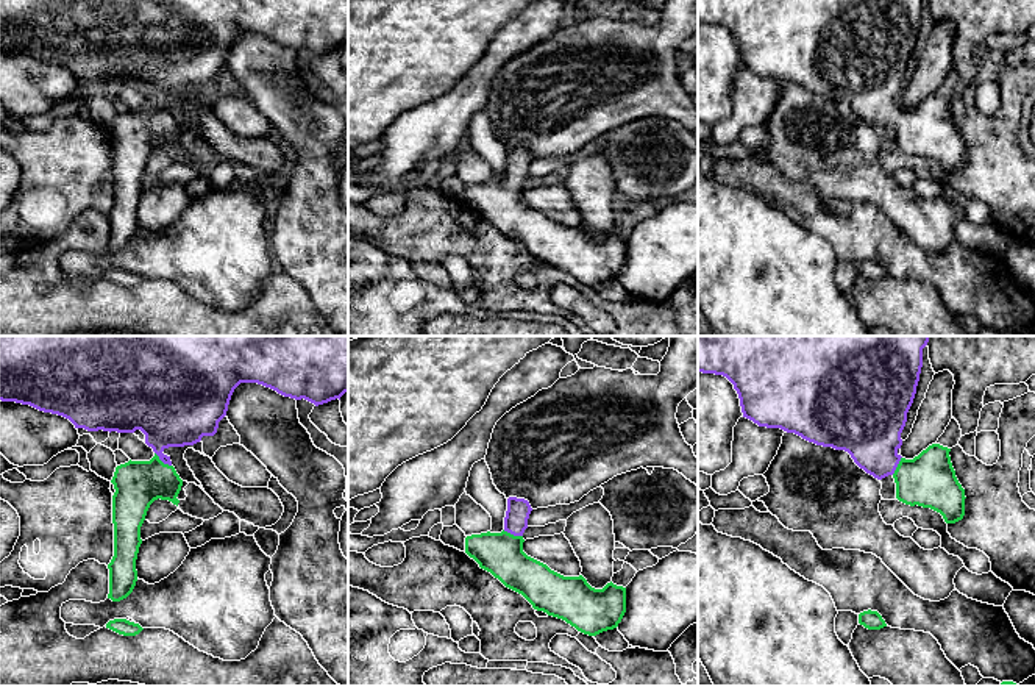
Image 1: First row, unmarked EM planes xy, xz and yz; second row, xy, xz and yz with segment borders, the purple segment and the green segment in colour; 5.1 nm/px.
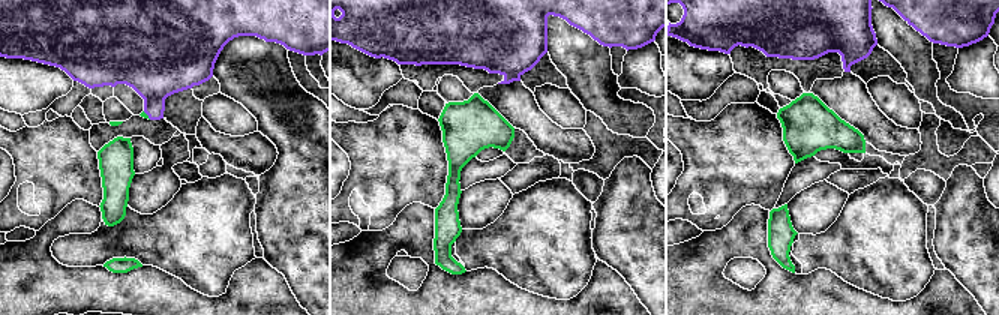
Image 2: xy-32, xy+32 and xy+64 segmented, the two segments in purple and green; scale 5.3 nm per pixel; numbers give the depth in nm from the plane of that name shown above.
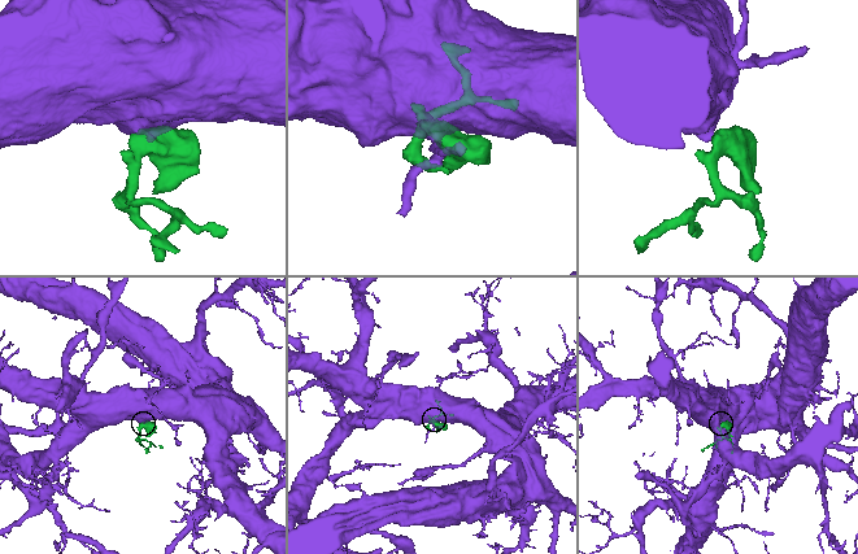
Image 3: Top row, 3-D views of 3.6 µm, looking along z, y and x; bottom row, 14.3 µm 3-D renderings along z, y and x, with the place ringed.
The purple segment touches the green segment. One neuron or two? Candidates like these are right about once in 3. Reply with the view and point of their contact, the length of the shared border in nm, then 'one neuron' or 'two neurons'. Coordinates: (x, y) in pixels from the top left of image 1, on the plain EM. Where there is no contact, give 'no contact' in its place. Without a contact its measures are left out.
xz (512, 183) | 110 nm | one neuron

